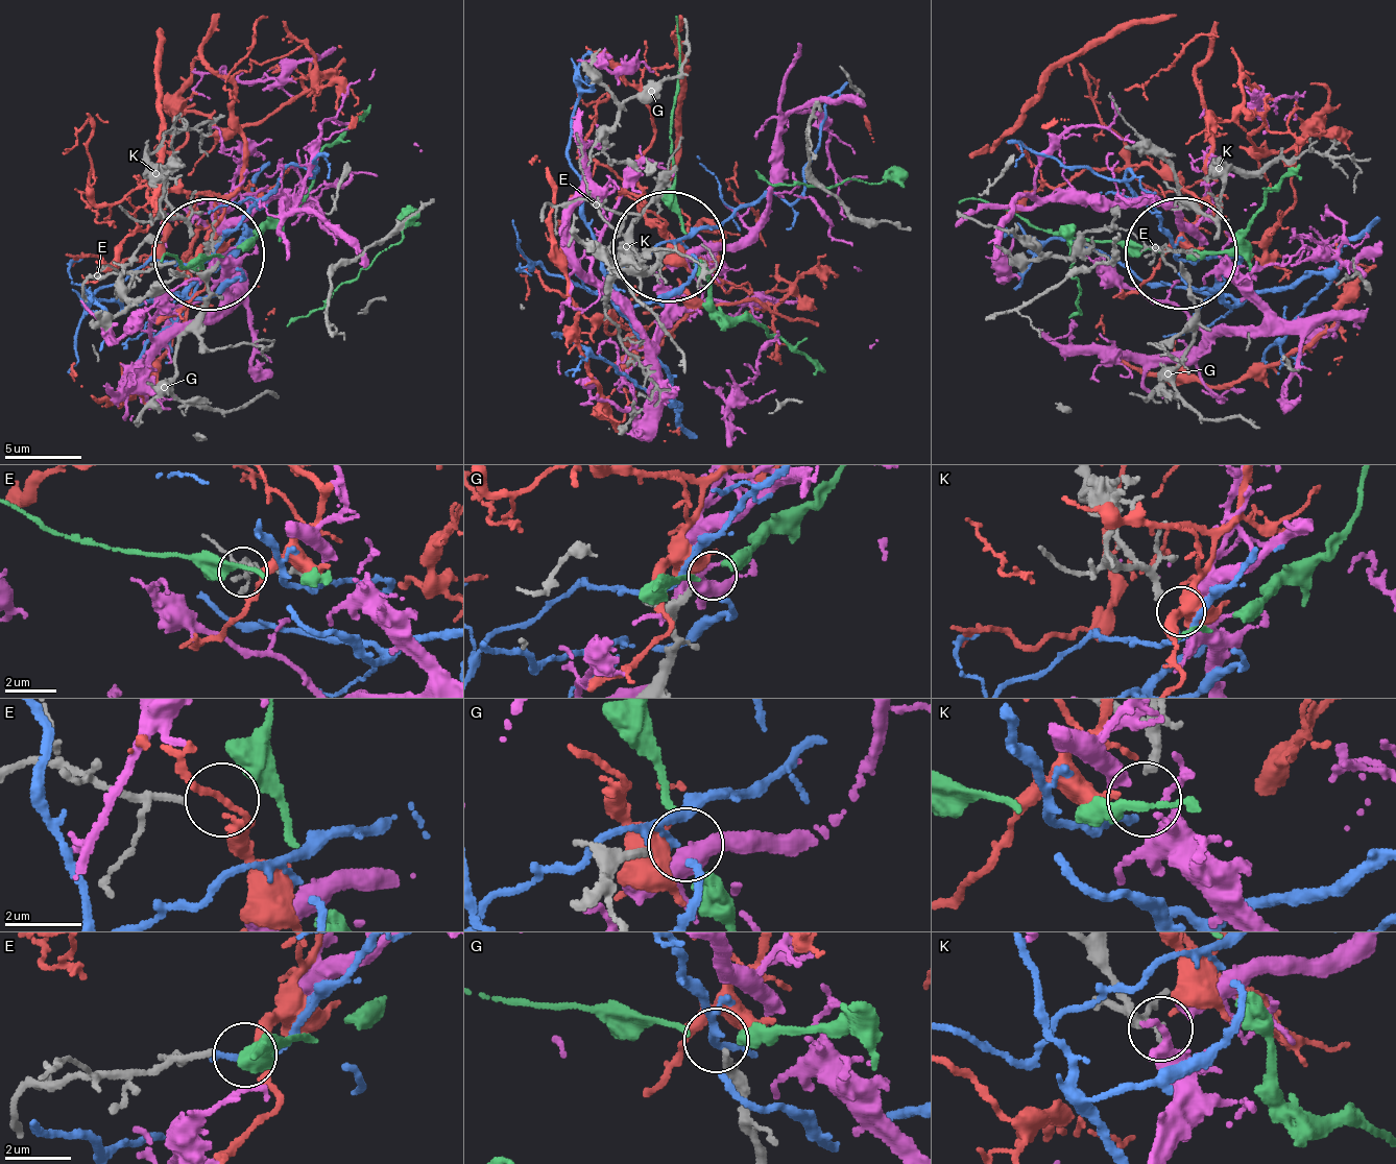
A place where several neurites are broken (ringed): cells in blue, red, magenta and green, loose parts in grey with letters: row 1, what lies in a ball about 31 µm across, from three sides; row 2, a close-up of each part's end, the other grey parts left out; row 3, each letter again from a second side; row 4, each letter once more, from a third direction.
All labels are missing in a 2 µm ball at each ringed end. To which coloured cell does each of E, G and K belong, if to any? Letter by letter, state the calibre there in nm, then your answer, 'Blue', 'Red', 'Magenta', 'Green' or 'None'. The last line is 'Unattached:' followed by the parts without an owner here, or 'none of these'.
E: Thickness 190 nm. Red
G: Thickness 200 nm. None
K: Thickness 190 nm. Magenta
Unattached: G

